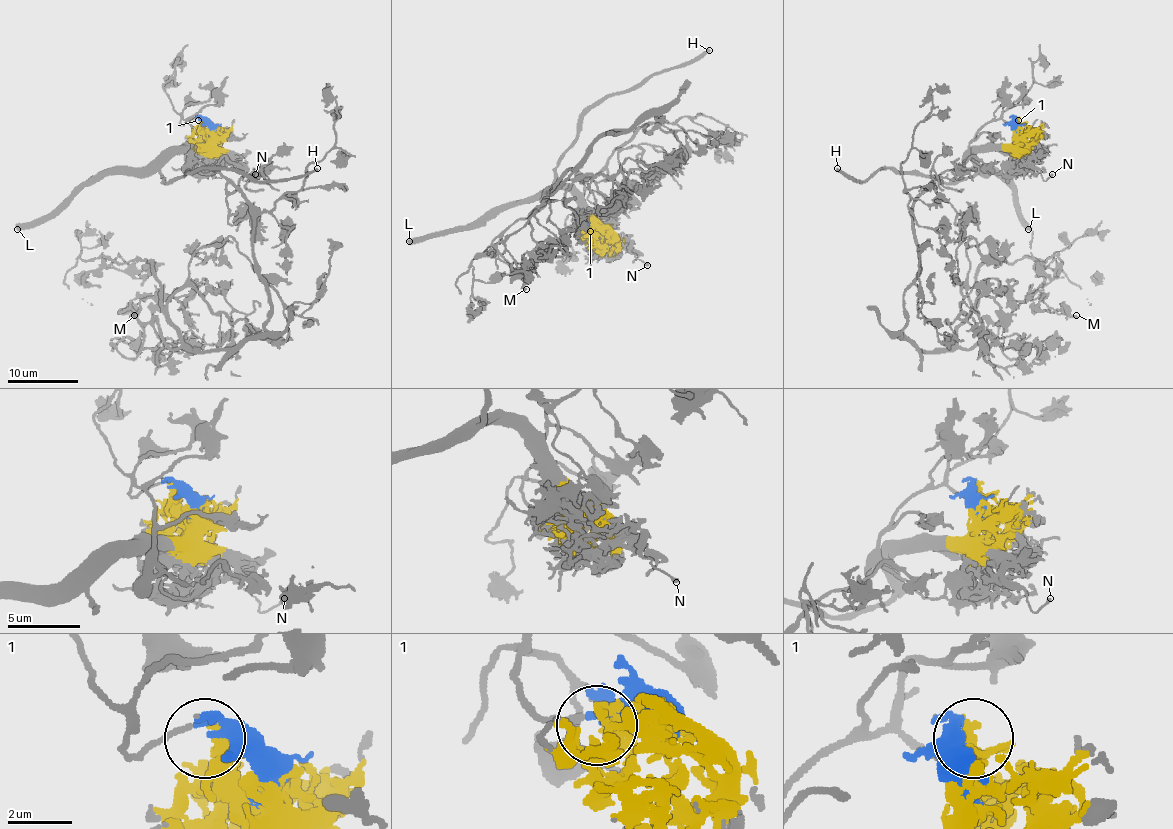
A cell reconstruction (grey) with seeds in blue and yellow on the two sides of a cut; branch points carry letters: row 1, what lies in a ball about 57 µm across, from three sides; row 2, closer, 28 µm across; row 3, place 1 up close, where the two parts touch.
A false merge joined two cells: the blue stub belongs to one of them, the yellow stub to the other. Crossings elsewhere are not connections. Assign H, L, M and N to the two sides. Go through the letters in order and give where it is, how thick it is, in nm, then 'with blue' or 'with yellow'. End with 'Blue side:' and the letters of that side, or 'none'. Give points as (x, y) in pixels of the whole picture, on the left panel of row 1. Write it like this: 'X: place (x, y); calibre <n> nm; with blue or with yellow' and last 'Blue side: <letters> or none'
H: place (317, 168); calibre 320 nm; with yellow
L: place (17, 229); calibre 600 nm; with yellow
M: place (134, 315); calibre 280 nm; with blue
N: place (255, 174); calibre 200 nm; with yellow
Blue side: M

